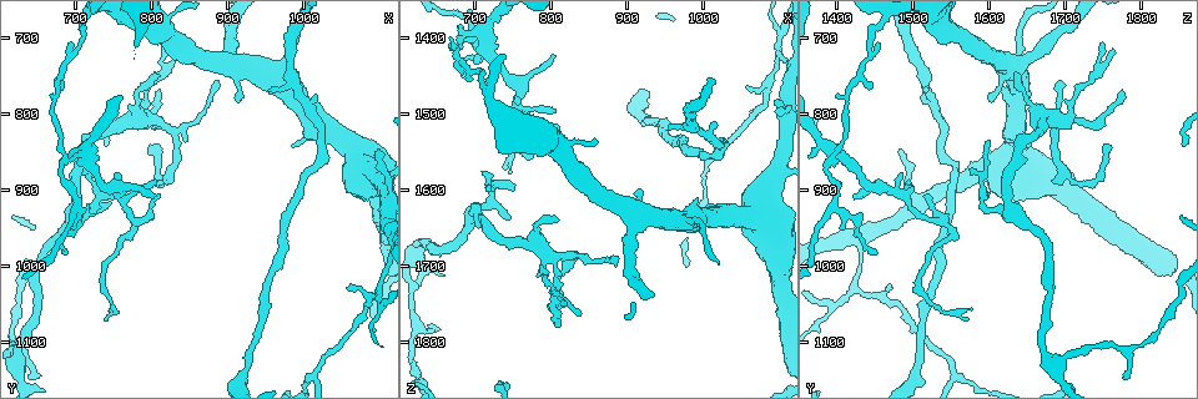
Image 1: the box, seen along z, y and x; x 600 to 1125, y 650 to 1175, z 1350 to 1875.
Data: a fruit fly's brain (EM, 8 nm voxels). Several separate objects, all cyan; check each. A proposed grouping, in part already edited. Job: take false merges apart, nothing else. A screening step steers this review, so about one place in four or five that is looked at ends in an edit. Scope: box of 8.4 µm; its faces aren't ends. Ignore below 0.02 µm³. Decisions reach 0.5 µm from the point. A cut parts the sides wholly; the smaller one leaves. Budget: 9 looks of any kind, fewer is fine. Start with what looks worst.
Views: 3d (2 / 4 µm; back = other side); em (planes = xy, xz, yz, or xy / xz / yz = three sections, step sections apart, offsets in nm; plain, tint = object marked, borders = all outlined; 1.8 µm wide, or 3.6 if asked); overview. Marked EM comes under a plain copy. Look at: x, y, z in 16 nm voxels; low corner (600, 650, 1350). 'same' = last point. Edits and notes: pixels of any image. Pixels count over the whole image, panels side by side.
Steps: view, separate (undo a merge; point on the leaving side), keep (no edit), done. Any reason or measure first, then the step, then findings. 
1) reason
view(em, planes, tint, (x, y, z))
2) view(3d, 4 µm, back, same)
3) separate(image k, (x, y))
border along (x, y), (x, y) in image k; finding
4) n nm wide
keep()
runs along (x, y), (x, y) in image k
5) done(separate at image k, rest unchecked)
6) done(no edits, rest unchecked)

sharp bend
view(3d, 4 µm, (800, 805, 1685))

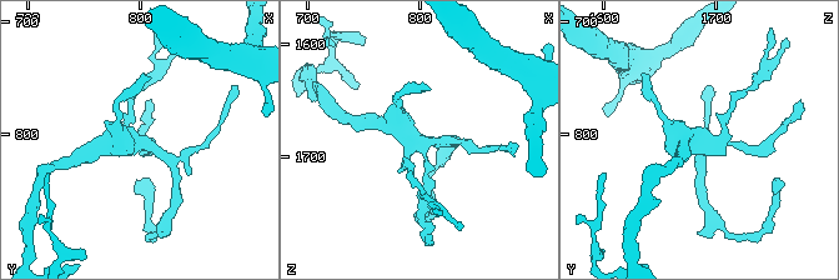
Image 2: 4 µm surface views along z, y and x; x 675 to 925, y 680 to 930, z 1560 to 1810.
view(em, 3.6 µm, xz, step 8, tint, (796, 808, 1688))

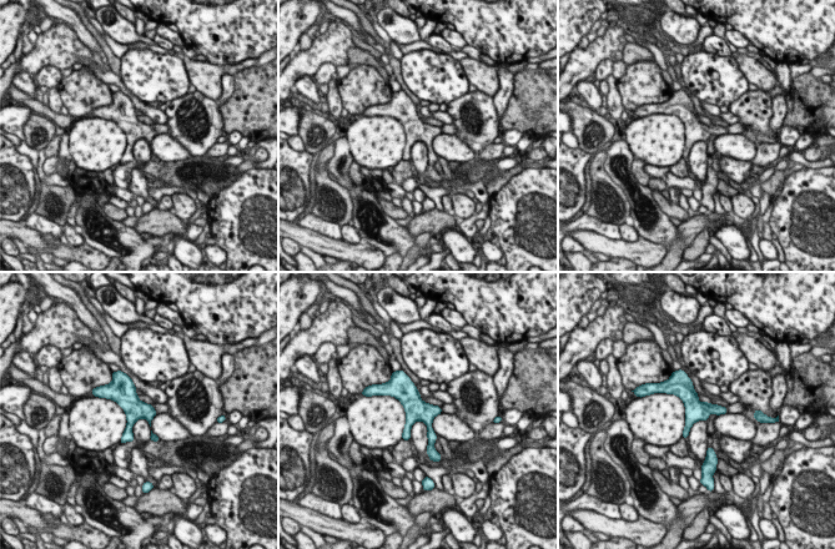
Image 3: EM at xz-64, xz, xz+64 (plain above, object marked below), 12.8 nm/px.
cut it another way
view(em, 3.6 µm, planes, tint, same)

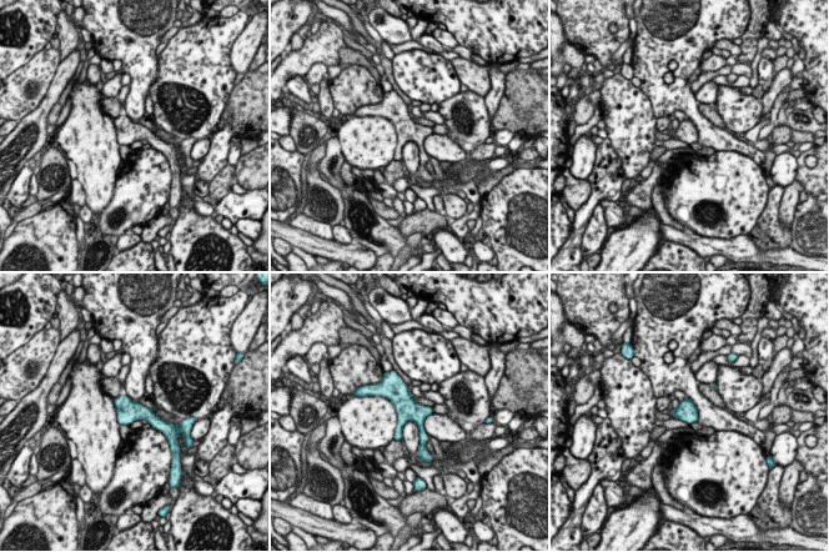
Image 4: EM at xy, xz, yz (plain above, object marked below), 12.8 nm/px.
keep()
runs along (387, 385), (418, 418), (422, 441) in image 4; all the same cell

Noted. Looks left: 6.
abrupt turn
view(3d, 4 µm, (685, 850, 1395))

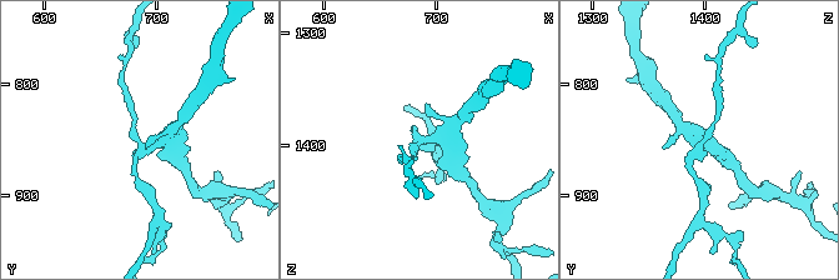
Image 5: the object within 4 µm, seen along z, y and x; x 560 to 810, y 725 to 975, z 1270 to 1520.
shape alone is not enough
view(em, xy, step 4, tint, (684, 852, 1394))

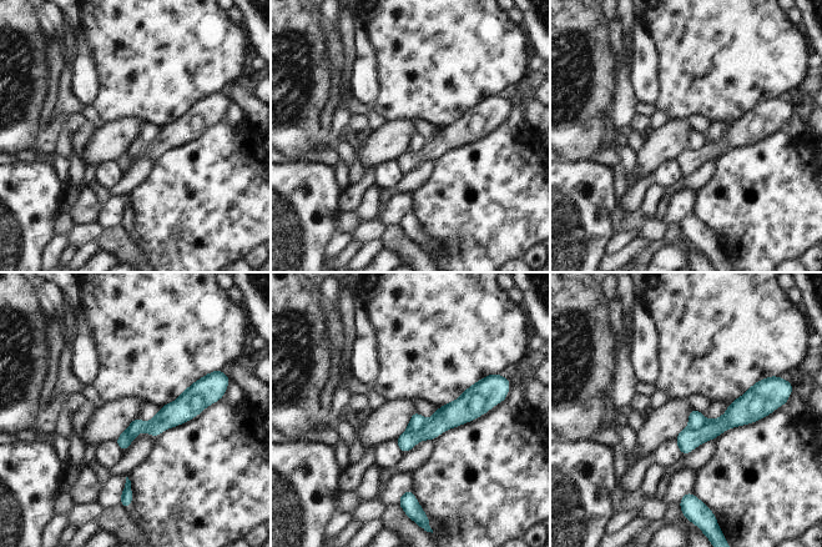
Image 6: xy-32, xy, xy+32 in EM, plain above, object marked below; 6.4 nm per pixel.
cut it another way
view(em, planes, tint, same)

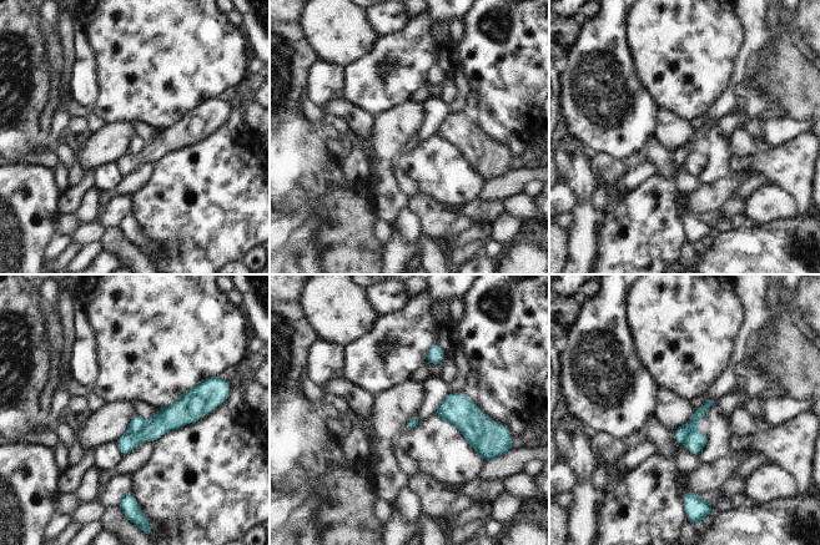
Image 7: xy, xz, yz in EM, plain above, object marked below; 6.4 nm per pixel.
70 nm wide
separate(image 7, (171, 417))
border along (144, 423), (136, 432), (127, 432) in image 7; a second cell is stuck on

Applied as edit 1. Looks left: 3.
redraw
view(overview)

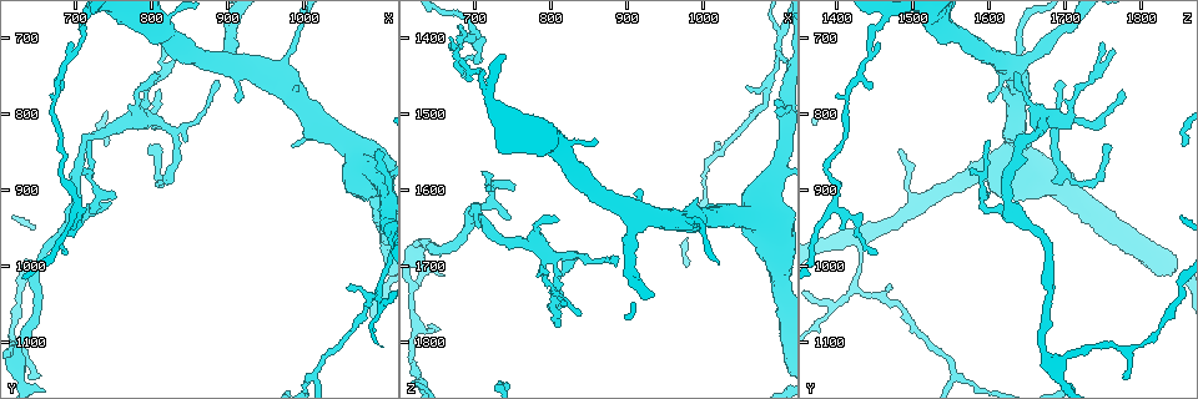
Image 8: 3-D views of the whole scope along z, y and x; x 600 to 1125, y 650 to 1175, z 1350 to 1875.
abrupt turn
view(em, 3.6 µm, planes, borders, (800, 685, 1535))

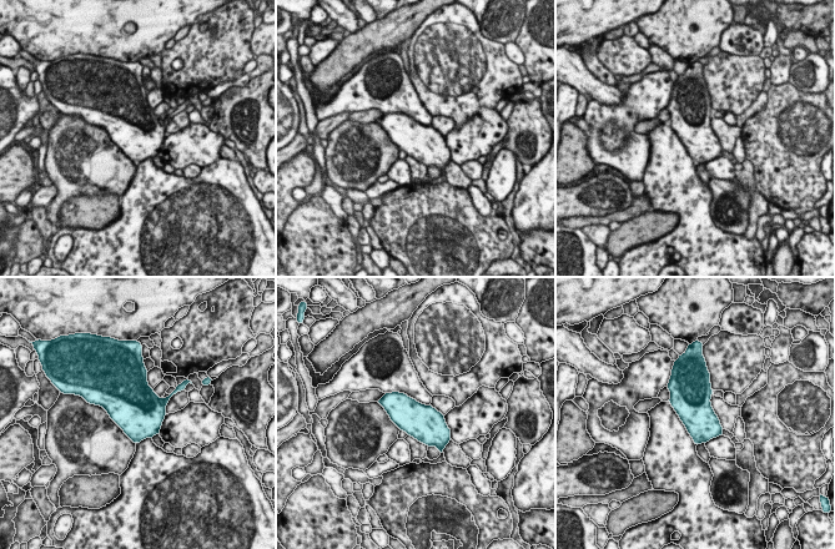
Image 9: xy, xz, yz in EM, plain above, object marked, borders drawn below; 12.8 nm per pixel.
keep()
all the same cell

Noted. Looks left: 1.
done(separate at image 7, rest unchecked)

